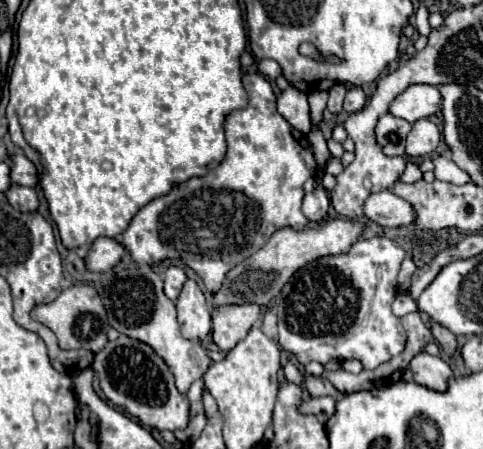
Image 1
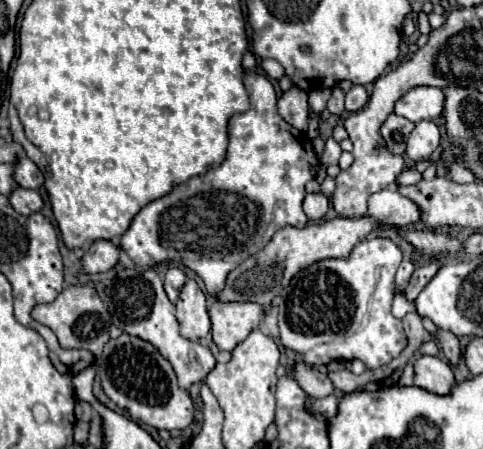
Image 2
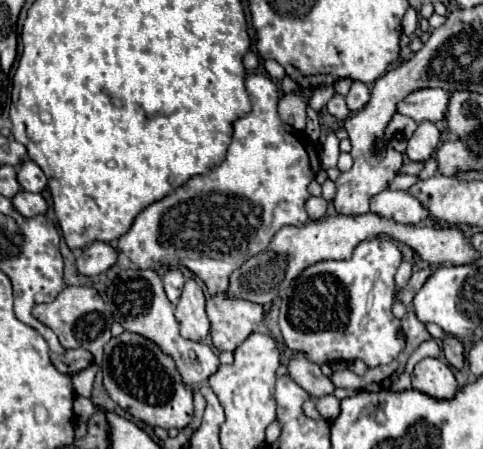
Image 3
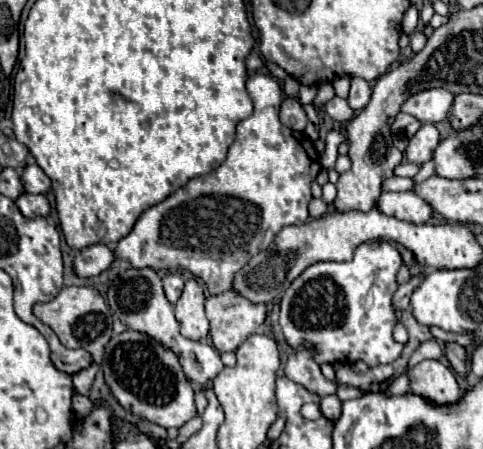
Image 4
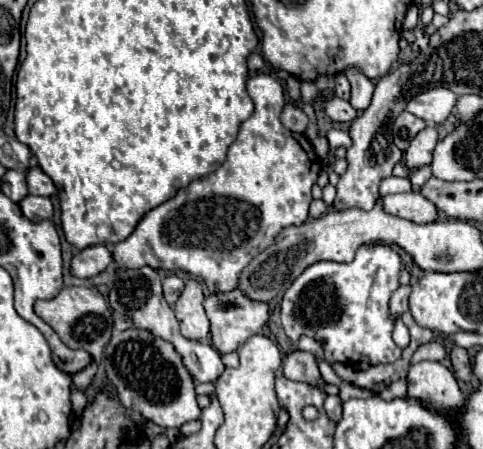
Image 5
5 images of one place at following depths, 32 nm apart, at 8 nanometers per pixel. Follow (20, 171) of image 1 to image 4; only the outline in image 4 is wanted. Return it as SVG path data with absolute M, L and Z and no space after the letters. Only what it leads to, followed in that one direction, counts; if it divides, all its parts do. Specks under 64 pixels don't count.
M26 164L20 174L20 180L24 184L24 190L30 194L46 194L50 190L50 180L38 164Z

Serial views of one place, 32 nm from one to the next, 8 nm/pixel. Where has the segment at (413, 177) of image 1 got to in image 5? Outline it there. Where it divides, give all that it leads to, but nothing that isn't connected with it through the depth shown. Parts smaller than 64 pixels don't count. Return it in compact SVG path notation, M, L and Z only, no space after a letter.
M390 176L390 178L384 178L380 182L380 196L386 196L386 194L394 194L394 192L408 192L412 190L412 184L408 178L396 178L396 176Z

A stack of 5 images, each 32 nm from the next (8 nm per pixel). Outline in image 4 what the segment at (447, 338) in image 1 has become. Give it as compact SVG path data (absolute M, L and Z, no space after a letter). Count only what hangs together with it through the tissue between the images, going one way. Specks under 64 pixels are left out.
M446 342L446 348L444 348L444 354L450 362L450 366L458 372L458 374L466 374L466 350L456 344L456 342Z

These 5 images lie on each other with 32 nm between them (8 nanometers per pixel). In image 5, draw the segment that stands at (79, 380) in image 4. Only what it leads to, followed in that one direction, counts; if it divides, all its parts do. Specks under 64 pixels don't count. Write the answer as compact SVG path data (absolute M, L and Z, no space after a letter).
M92 362L88 368L84 368L84 370L76 372L76 374L72 376L74 386L76 386L80 392L86 392L86 388L90 386L90 382L92 382L92 378L94 378L96 370L98 370L98 364L96 364L96 362Z

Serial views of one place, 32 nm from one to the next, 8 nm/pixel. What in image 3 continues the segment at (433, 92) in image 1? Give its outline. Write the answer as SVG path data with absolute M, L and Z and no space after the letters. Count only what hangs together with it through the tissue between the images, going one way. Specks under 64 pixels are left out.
M420 88L410 92L400 104L398 114L412 118L414 122L430 120L438 122L444 118L448 104L448 92L442 88Z

